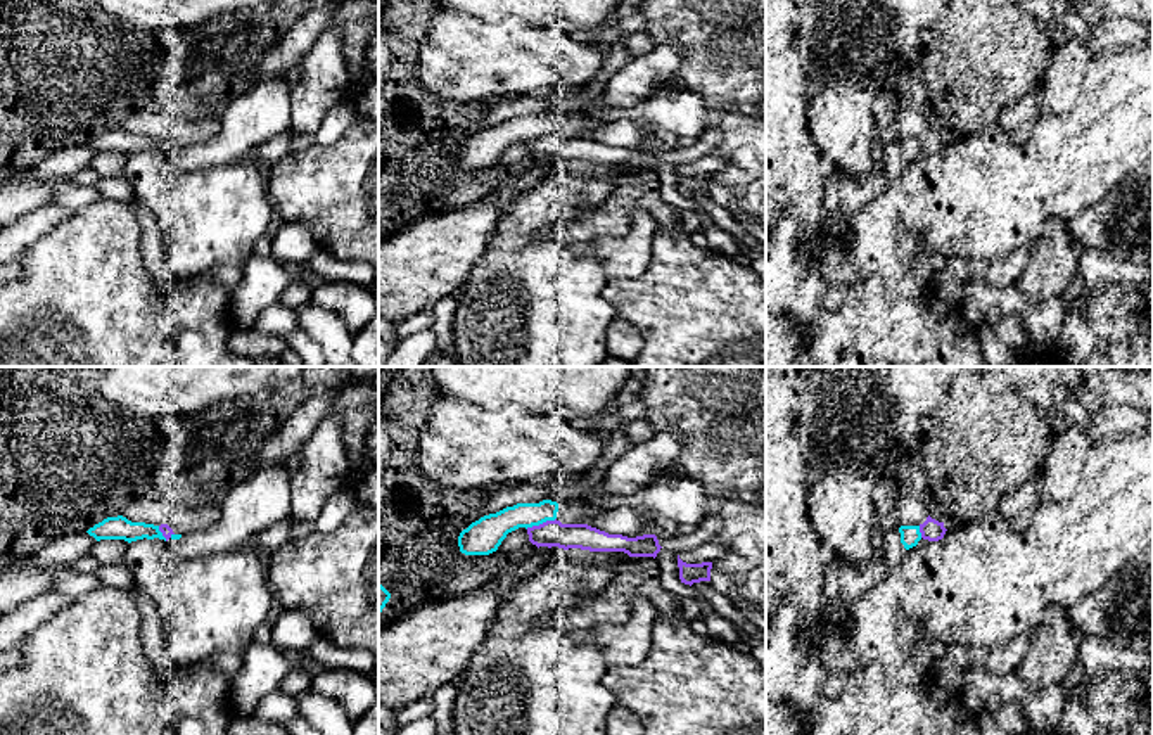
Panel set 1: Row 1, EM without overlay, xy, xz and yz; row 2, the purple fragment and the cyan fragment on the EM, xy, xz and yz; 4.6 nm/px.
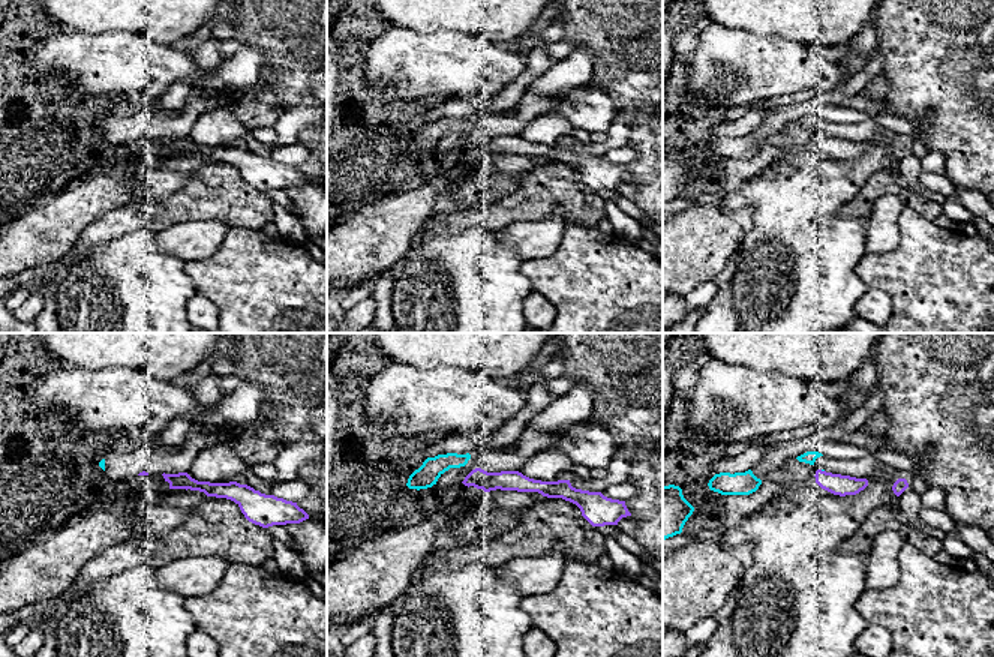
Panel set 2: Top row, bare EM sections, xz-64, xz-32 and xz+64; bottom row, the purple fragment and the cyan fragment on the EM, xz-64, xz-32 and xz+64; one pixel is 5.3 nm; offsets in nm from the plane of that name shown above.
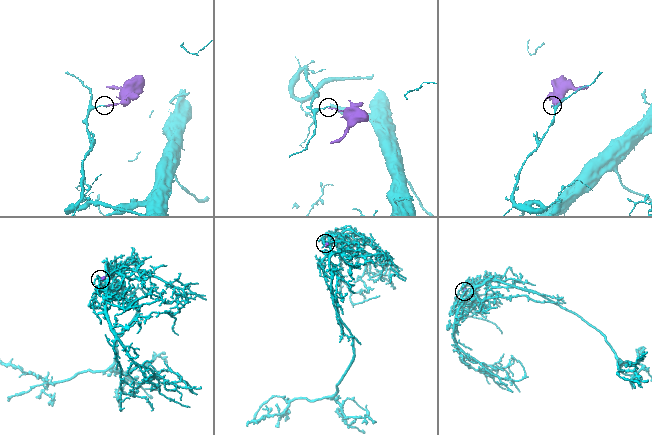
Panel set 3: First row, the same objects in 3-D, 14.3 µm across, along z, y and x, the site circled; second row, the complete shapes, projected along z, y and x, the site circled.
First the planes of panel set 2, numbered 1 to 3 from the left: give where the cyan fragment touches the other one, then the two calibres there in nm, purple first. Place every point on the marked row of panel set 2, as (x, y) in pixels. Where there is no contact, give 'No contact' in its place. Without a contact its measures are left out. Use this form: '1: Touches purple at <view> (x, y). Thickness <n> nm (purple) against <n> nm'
1: No contact
2: No contact
3: Touches purple at xz+64 (820, 470). Thickness 110 nm (purple) against 20 nm

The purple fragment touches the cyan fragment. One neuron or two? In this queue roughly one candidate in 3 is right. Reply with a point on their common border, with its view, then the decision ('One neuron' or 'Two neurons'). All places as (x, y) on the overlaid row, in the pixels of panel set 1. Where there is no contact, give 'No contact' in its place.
Touches purple at xz (540, 524). Two neurons

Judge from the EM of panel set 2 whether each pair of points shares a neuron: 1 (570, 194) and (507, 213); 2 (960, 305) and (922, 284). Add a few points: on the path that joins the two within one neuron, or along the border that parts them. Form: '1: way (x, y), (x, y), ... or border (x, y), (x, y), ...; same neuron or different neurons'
1: way (555, 194), (540, 194), (522, 204); same neuron
2: way (951, 296), (939, 284), (931, 284); same neuron

